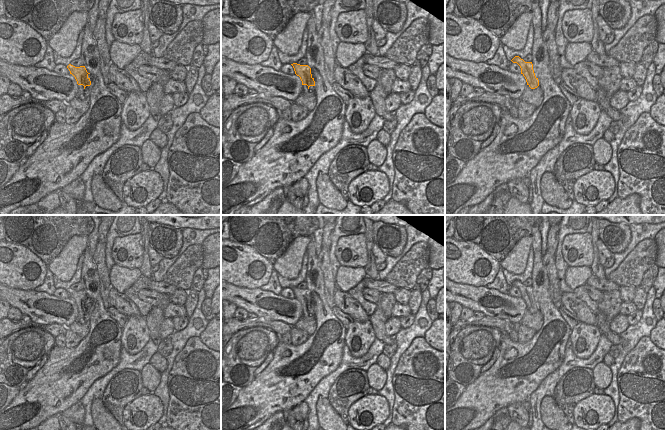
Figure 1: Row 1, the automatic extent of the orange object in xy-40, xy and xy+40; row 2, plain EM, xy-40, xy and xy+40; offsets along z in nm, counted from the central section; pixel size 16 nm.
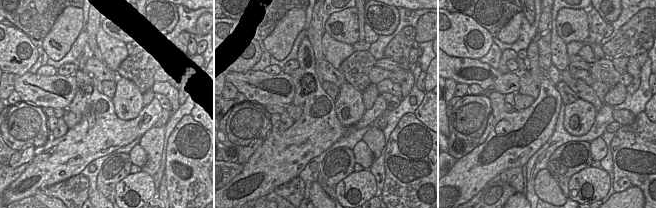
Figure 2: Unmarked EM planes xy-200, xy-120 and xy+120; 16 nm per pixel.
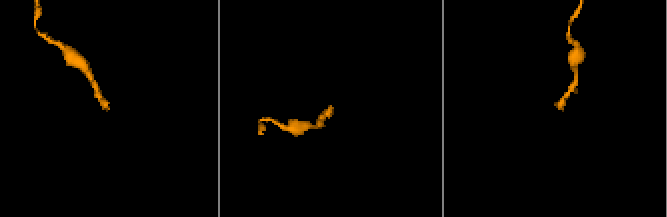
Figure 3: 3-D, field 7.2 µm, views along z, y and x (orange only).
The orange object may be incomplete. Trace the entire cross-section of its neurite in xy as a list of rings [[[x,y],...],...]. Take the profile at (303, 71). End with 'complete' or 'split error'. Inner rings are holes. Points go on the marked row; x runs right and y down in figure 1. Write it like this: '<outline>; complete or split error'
[[[297,63],[291,65],[294,68],[295,74],[299,76],[302,81],[302,92],[309,93],[309,87],[315,86],[315,81],[311,74],[311,68],[308,65],[300,65]]]; split error

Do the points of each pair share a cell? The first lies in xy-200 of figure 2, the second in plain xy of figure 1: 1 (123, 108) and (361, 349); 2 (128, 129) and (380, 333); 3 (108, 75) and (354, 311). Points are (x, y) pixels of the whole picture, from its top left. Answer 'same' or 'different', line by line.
1: same
2: different
3: same

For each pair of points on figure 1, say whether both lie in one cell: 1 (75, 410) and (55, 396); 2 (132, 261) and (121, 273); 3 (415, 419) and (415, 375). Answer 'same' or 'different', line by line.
1: different
2: different
3: same

